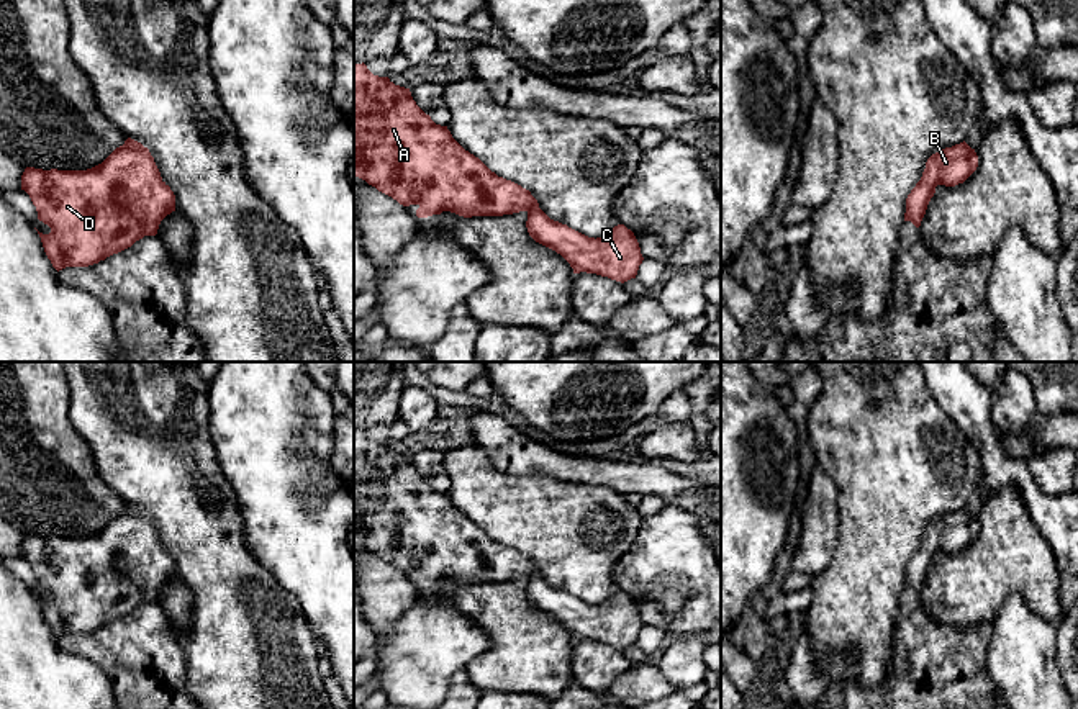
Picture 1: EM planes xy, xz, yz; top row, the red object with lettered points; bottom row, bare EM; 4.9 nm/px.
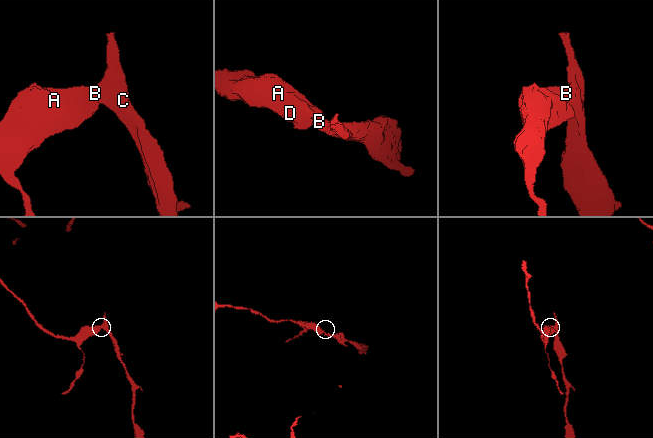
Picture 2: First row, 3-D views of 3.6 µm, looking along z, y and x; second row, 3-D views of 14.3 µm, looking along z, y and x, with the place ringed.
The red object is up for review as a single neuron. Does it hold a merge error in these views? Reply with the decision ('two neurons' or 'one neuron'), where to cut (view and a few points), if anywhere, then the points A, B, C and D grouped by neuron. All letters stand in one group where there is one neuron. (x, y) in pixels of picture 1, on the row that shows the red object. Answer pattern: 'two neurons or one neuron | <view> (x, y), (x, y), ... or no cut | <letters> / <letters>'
one neuron | no cut | A B C D

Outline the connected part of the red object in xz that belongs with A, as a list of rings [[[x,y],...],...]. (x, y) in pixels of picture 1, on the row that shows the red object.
[[[364,62],[354,64],[354,177],[365,180],[403,206],[418,205],[418,218],[442,211],[464,218],[526,211],[529,236],[560,254],[573,273],[596,273],[624,283],[636,278],[644,260],[634,233],[624,224],[595,239],[550,219],[529,190],[498,177],[478,157],[465,151],[447,126],[436,124],[416,105],[410,88],[395,85],[388,77],[374,75]]]

